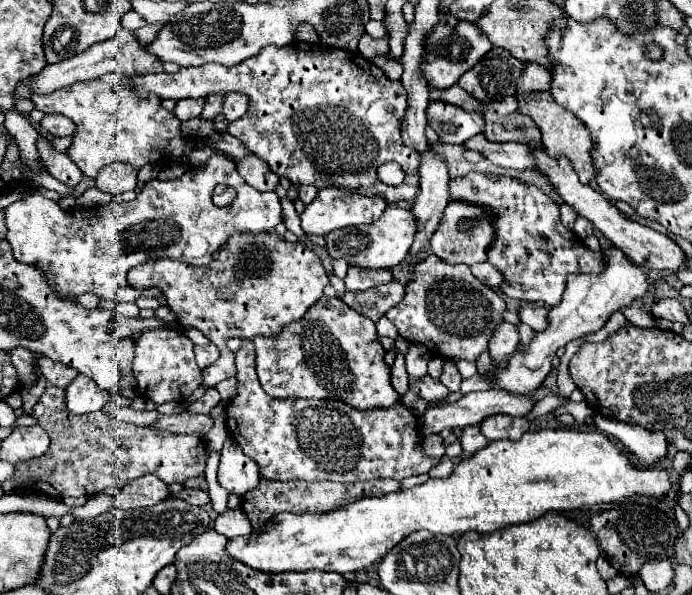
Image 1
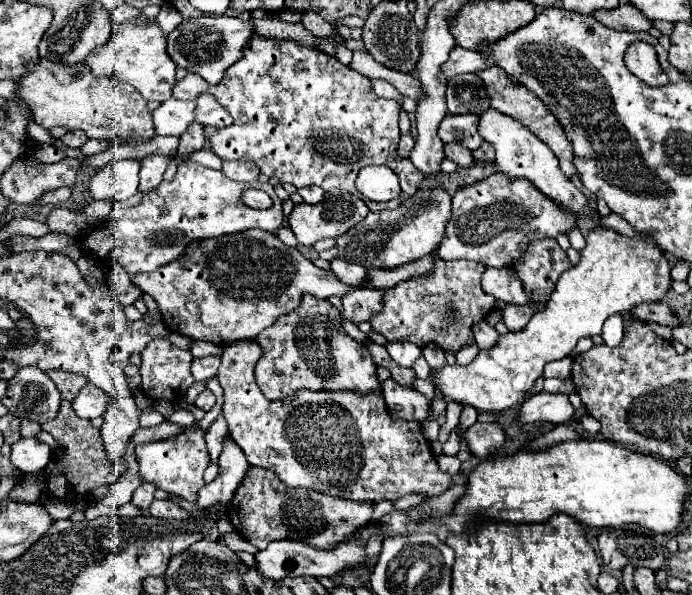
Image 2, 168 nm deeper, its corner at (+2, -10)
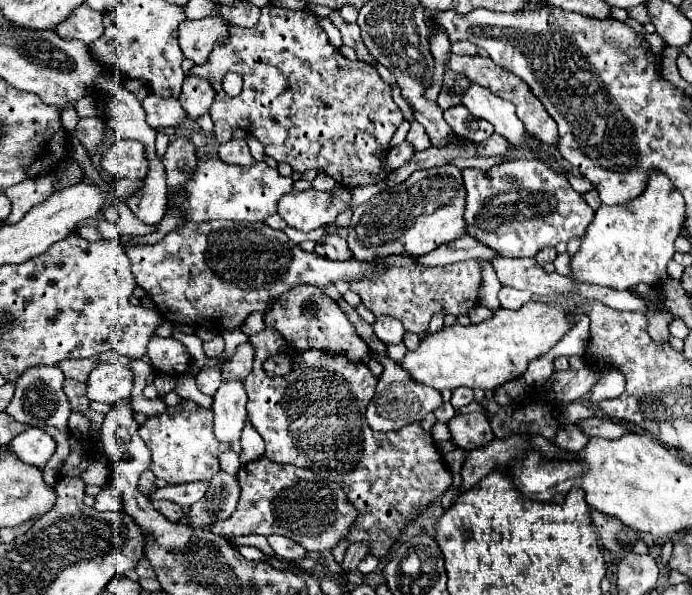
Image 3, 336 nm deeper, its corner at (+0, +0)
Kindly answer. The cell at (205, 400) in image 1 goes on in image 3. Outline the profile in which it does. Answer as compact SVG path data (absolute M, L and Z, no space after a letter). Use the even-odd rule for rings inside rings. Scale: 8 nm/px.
M204 368L200 374L196 374L196 384L202 394L214 396L216 390L220 388L220 368Z

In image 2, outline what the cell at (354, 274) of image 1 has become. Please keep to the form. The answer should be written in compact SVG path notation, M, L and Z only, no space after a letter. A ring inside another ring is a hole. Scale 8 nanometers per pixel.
M332 258L330 260L330 270L344 282L350 286L358 286L366 280L366 268L358 266L358 264L350 264L342 258Z

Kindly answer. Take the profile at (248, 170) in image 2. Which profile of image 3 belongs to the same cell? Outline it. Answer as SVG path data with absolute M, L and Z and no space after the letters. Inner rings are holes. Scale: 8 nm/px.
M246 140L226 142L220 146L218 154L220 154L220 160L224 160L226 164L238 164L238 166L252 166L254 164L254 158L250 154Z

